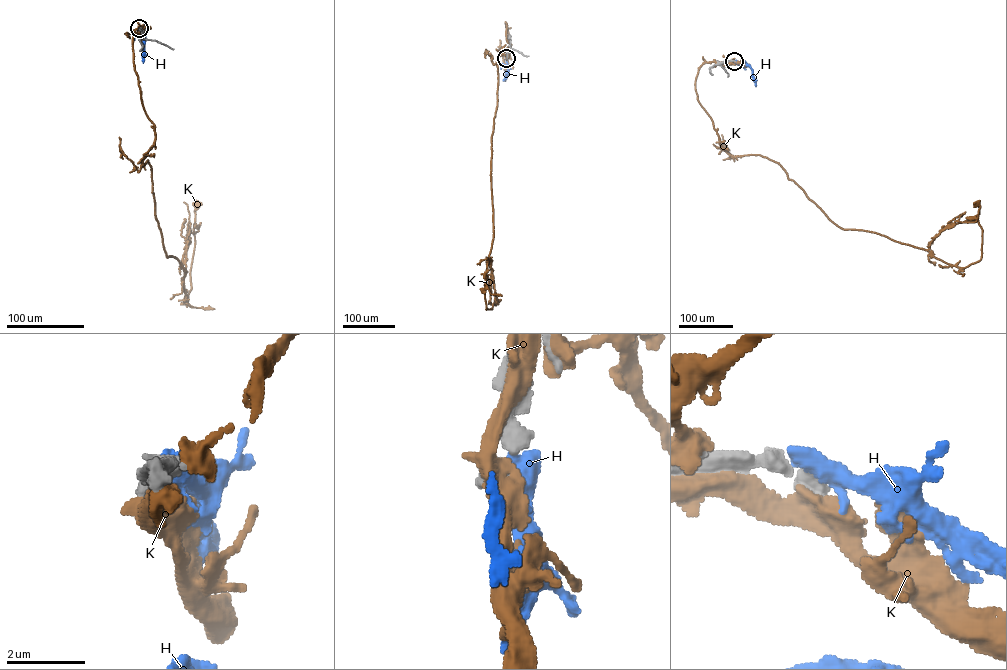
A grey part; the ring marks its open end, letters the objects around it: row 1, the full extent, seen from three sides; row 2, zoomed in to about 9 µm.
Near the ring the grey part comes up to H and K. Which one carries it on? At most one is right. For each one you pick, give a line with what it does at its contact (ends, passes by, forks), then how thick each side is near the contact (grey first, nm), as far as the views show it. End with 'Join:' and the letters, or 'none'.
Join: none

